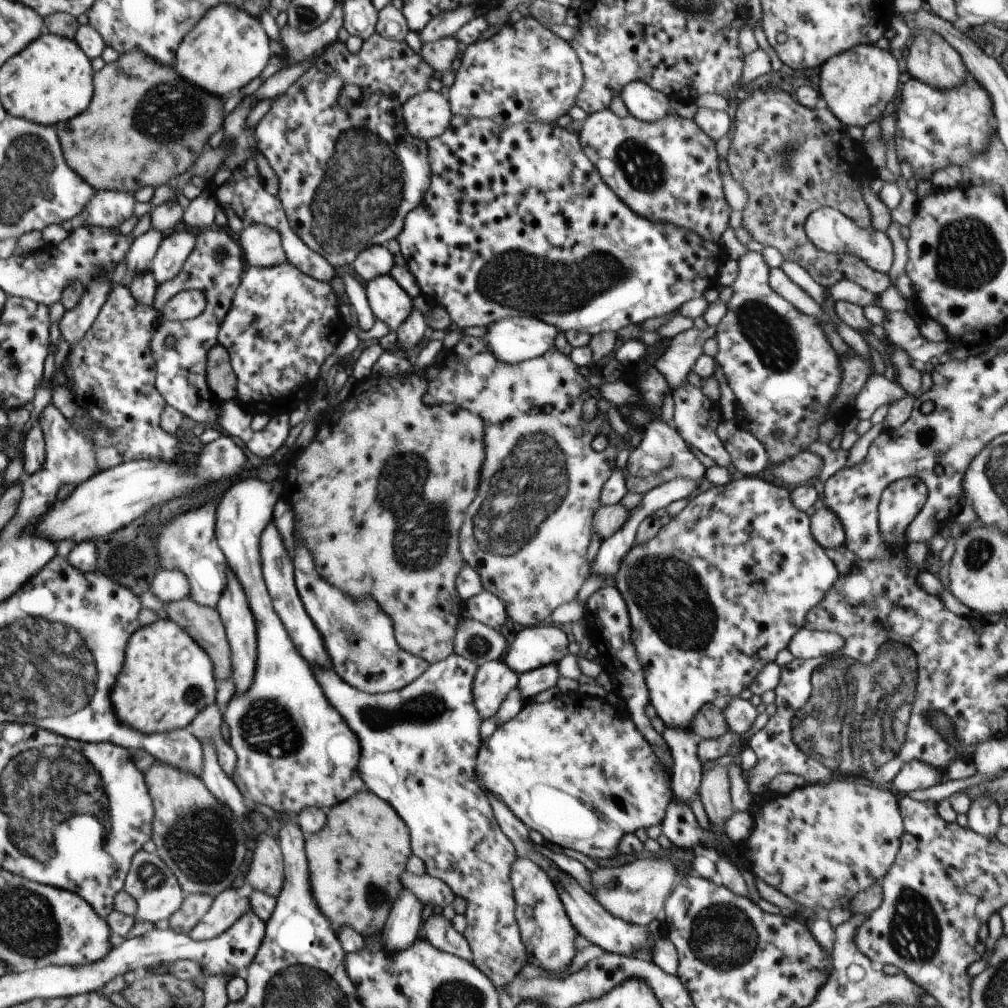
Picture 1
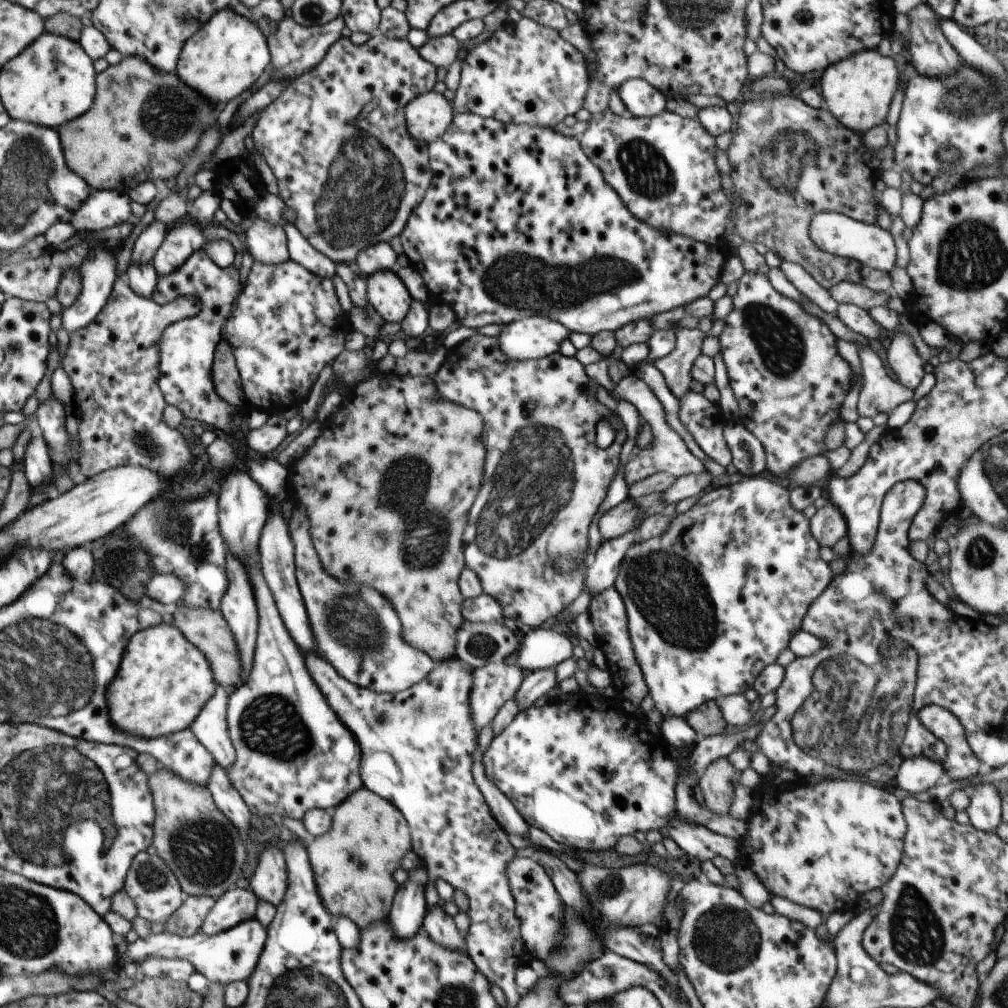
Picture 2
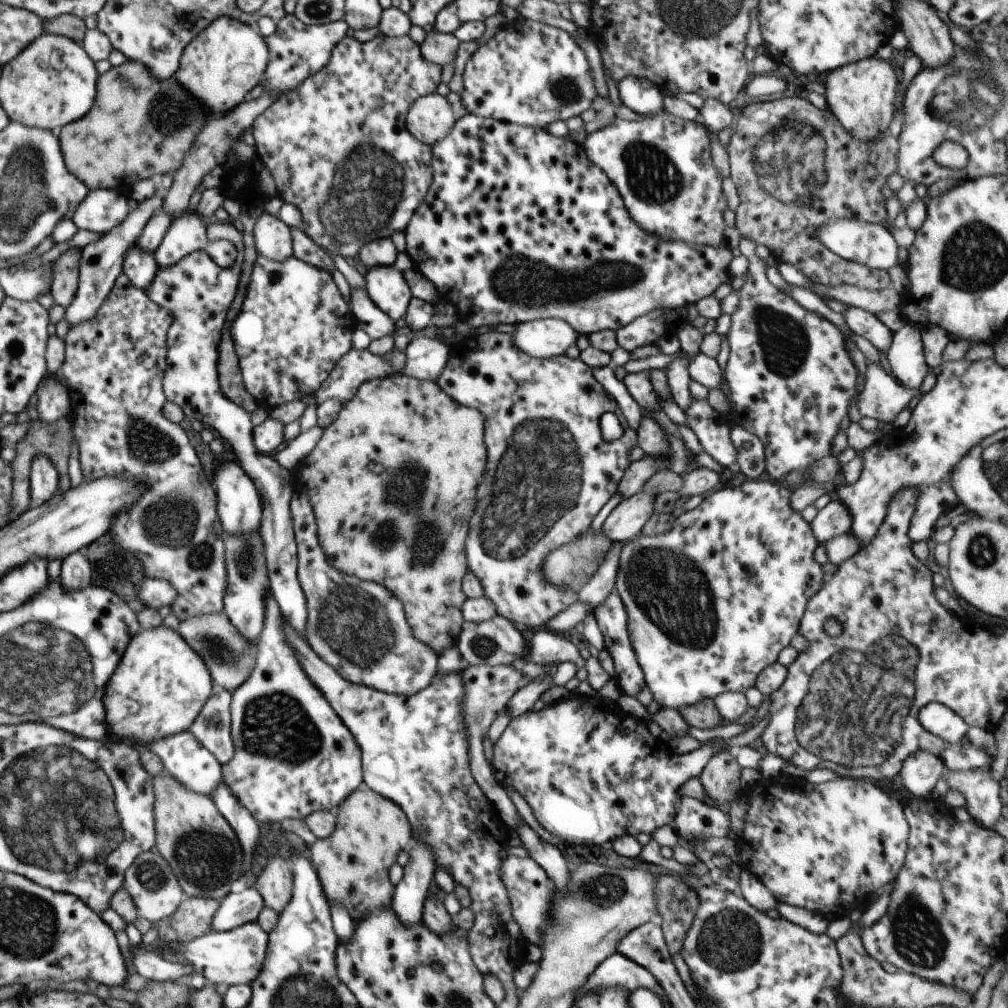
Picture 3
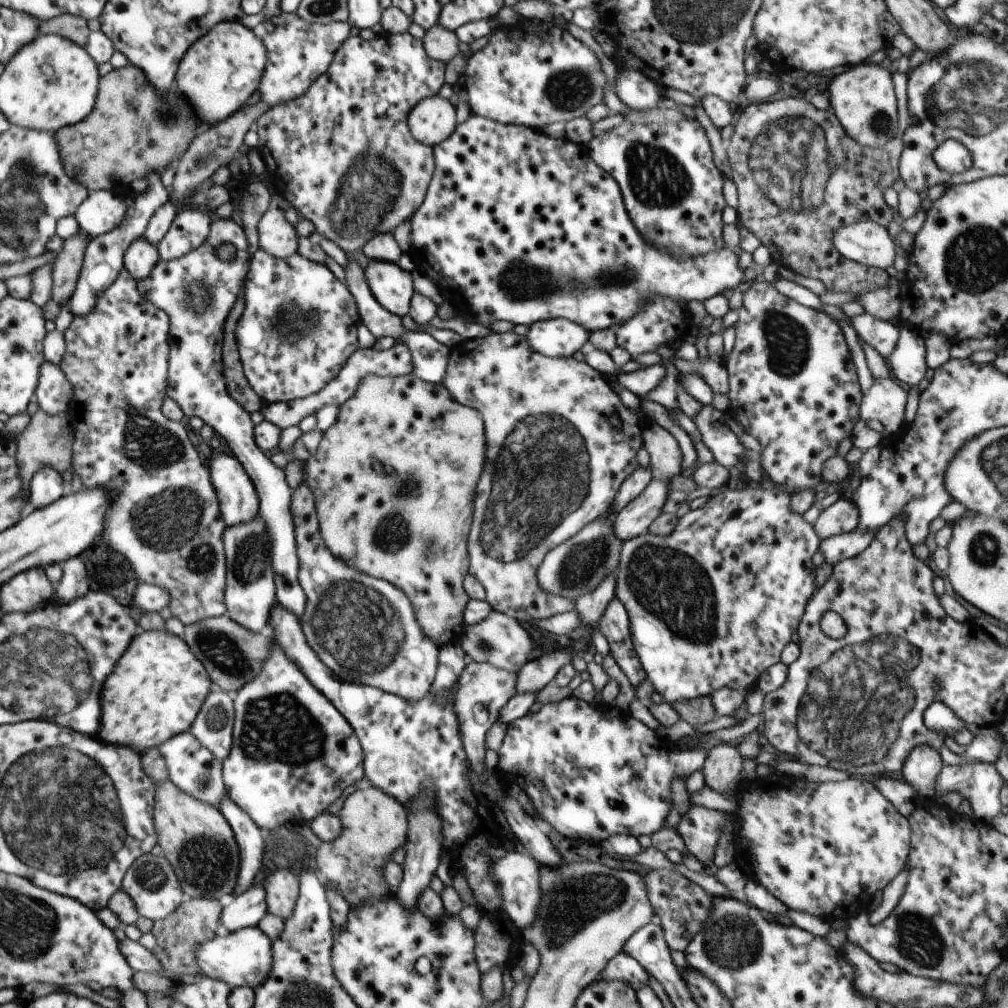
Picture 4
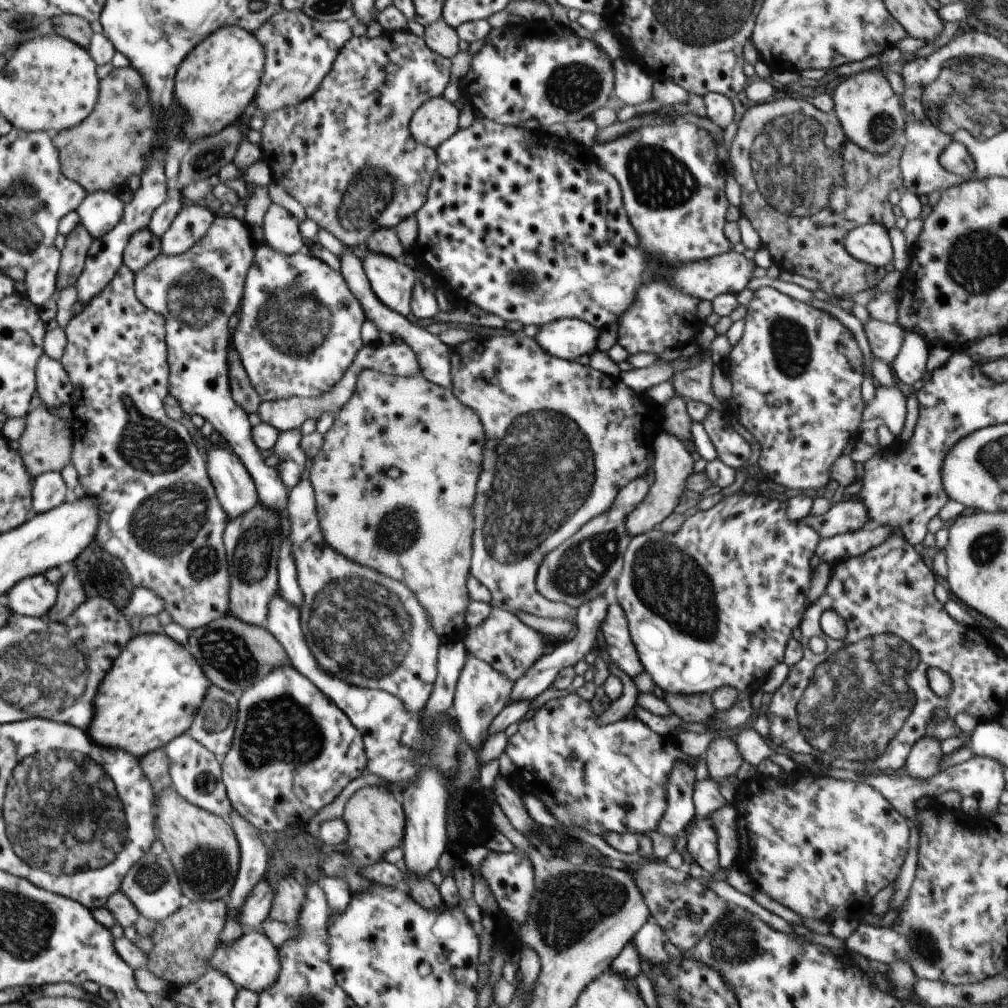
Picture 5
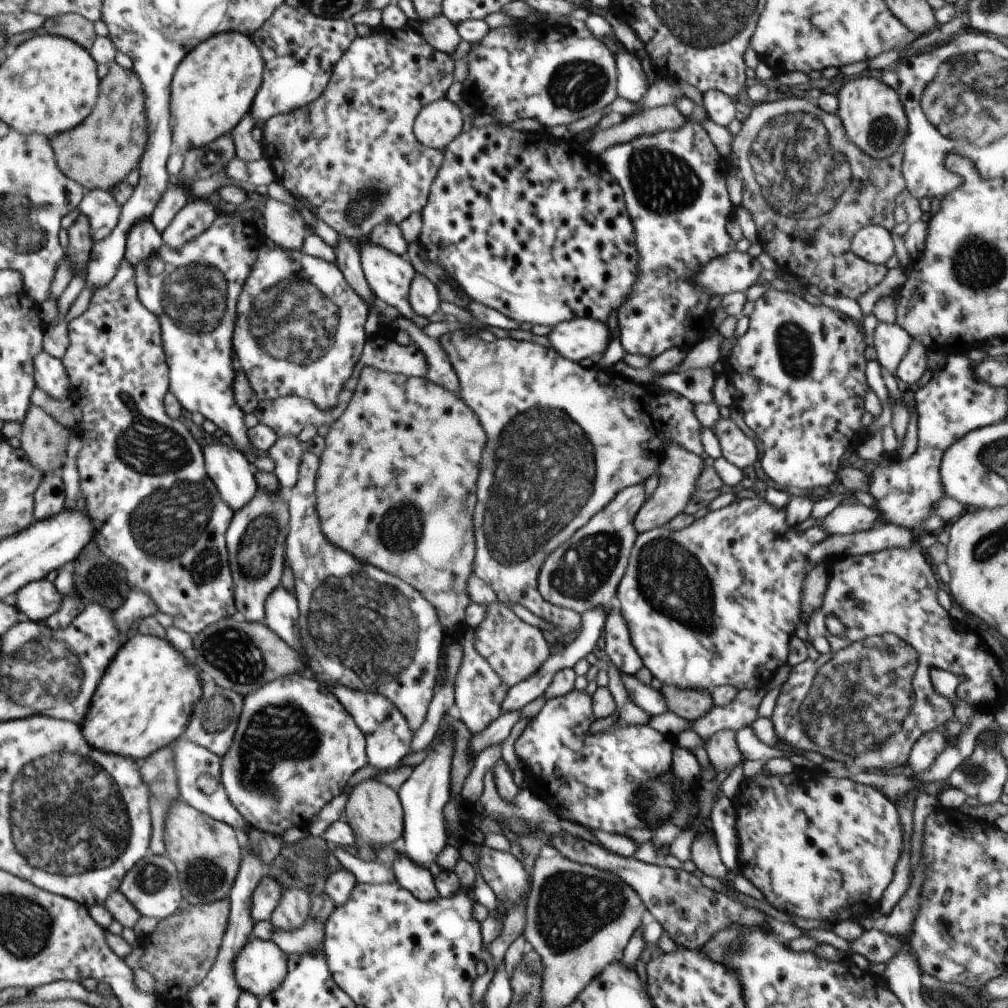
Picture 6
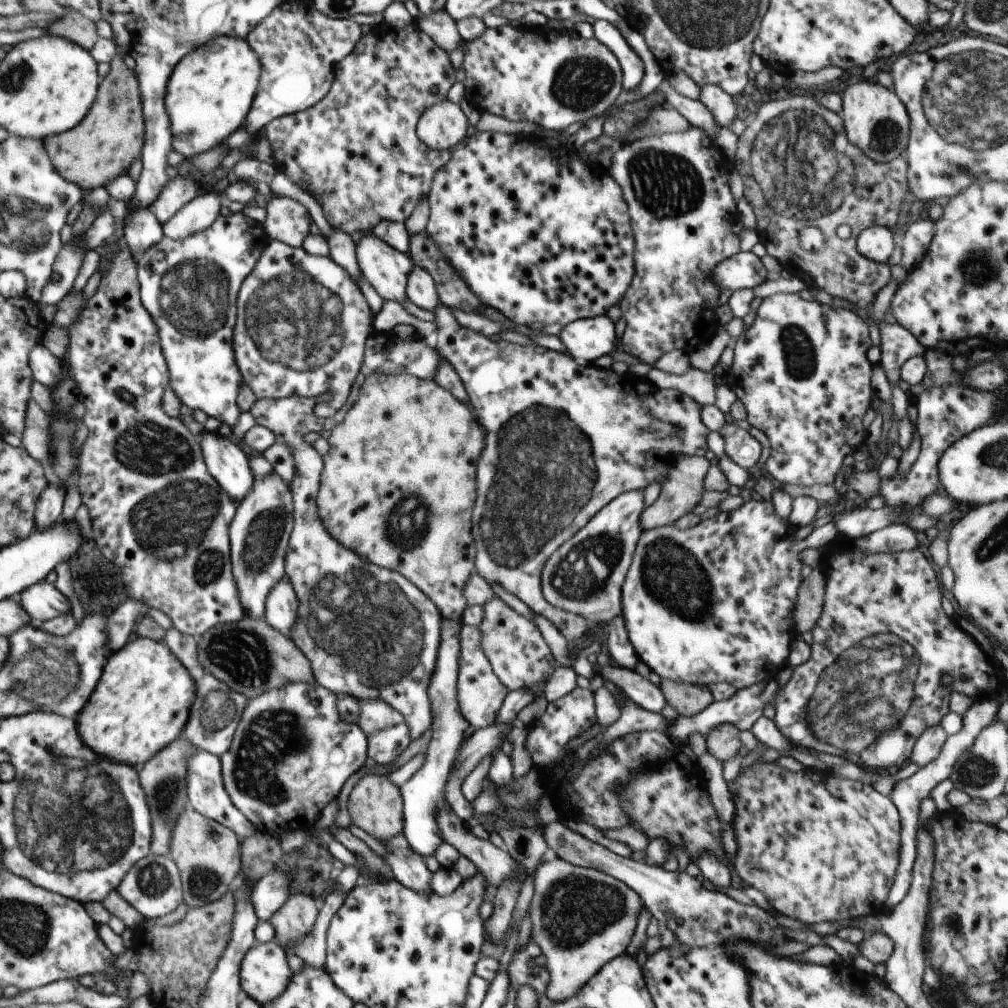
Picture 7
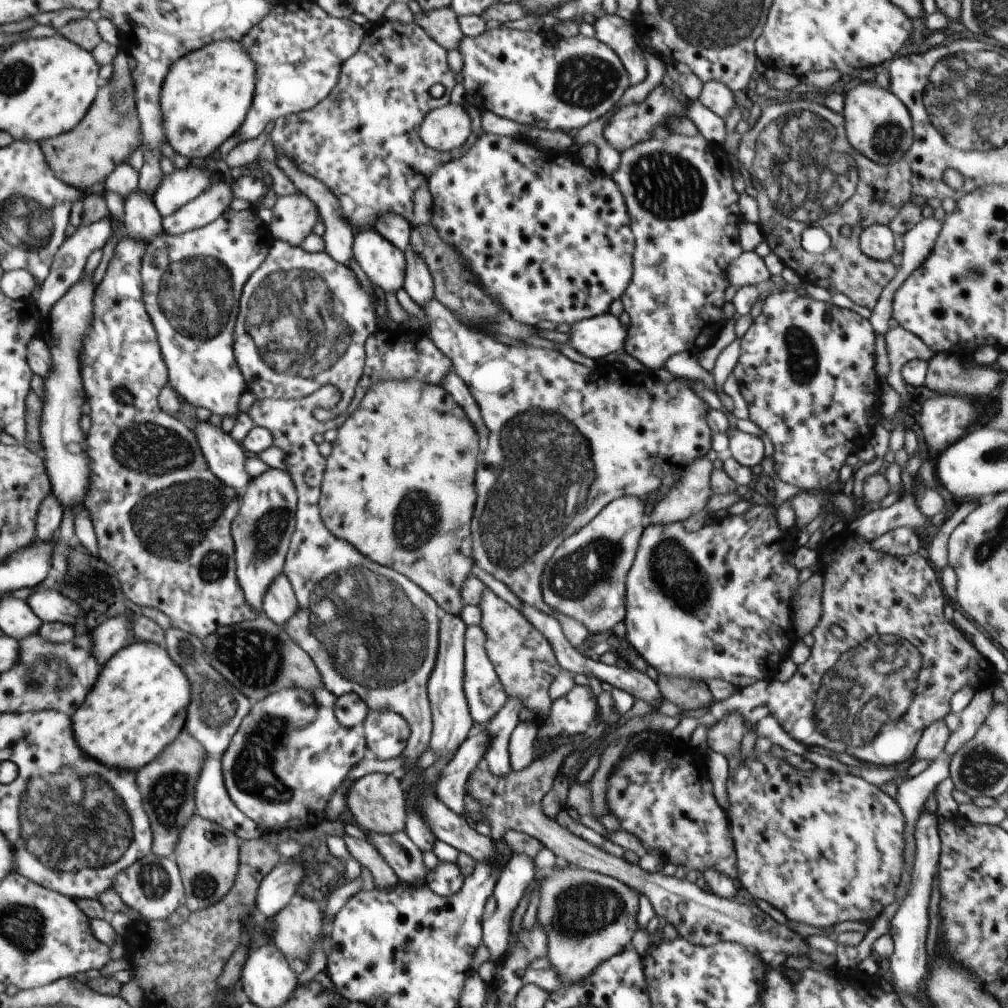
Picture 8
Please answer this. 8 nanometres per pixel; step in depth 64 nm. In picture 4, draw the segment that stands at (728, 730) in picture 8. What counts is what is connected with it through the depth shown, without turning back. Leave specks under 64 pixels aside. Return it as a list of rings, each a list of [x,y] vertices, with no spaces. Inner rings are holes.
[[[718,744],[708,751],[704,762],[704,784],[722,796],[730,797],[732,790],[740,785],[738,776],[743,770],[743,759],[738,747]]]

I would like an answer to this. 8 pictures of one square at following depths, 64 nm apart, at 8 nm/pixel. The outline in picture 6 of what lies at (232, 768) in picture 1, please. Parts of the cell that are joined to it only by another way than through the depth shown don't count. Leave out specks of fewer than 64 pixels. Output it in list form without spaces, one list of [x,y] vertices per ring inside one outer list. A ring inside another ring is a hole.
[[[203,679],[203,696],[195,705],[194,716],[187,731],[179,738],[192,740],[195,744],[206,748],[223,758],[224,754],[232,747],[236,728],[240,719],[243,697],[232,690],[224,689],[215,684],[211,679]]]

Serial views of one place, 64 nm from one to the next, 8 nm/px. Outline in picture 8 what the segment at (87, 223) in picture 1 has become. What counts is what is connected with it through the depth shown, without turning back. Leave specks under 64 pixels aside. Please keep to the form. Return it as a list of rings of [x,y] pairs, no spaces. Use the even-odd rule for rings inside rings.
[[[109,216],[94,224],[78,227],[78,230],[76,230],[76,232],[74,232],[74,234],[72,234],[57,251],[54,262],[52,262],[50,268],[50,274],[48,274],[48,278],[42,282],[40,292],[38,292],[38,296],[35,300],[40,315],[43,318],[48,318],[52,306],[55,306],[56,302],[64,297],[66,292],[81,279],[84,272],[84,266],[86,262],[88,262],[90,254],[96,250],[102,249],[106,242],[111,238],[113,232],[111,220],[112,218]]]

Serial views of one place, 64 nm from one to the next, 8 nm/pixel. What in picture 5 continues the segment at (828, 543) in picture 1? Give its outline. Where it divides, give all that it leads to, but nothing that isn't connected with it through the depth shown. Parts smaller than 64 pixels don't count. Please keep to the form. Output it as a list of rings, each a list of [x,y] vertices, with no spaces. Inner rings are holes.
[[[855,497],[845,498],[832,505],[826,513],[809,515],[802,518],[801,522],[814,528],[821,538],[852,533],[860,528],[869,527],[868,512]]]

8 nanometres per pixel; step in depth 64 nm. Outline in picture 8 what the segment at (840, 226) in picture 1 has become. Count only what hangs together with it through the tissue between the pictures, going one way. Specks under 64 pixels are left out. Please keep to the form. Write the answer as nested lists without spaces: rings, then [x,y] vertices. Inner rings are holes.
[[[881,222],[872,224],[860,234],[859,246],[861,252],[869,258],[878,261],[891,260],[895,253],[893,231]]]

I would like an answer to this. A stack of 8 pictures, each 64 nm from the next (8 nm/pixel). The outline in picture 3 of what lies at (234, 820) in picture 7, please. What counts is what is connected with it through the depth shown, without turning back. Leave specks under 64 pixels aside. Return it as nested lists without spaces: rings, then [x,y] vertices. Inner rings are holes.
[[[189,730],[163,738],[149,745],[134,743],[134,746],[140,750],[150,749],[155,752],[166,766],[165,772],[196,793],[208,795],[211,798],[213,792],[223,782],[224,768],[220,761],[216,760],[211,751],[205,745],[201,745],[200,741]]]

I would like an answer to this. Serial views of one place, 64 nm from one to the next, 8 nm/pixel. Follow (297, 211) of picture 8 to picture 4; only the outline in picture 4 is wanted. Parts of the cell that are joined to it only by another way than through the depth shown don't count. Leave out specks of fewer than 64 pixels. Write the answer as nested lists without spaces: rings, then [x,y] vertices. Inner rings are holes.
[[[278,207],[270,208],[257,225],[260,250],[268,256],[288,259],[298,251],[297,230]]]

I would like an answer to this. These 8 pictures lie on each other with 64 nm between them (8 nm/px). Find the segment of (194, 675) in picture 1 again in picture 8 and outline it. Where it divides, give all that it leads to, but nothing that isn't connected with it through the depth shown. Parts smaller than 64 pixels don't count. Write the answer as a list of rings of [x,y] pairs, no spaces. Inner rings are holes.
[[[151,641],[126,645],[104,664],[104,676],[71,717],[76,741],[84,754],[108,768],[140,771],[186,728],[193,695],[190,678],[163,645]]]

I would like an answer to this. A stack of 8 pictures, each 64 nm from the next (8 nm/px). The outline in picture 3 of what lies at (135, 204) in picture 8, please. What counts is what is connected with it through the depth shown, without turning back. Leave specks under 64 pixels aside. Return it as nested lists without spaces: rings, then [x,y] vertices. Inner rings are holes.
[[[134,243],[127,250],[123,260],[123,272],[130,277],[136,288],[145,292],[158,269],[159,264],[155,256],[146,252],[140,245]]]

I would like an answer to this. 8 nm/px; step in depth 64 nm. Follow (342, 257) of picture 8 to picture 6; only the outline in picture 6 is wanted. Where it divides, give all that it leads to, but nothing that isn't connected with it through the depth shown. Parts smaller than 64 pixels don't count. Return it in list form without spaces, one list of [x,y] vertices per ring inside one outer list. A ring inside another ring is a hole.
[[[339,238],[336,248],[333,248],[336,254],[337,268],[342,272],[345,280],[350,284],[350,288],[361,296],[366,302],[368,308],[372,308],[374,303],[374,294],[370,290],[370,286],[366,281],[364,272],[362,271],[359,251],[351,240],[347,238]]]

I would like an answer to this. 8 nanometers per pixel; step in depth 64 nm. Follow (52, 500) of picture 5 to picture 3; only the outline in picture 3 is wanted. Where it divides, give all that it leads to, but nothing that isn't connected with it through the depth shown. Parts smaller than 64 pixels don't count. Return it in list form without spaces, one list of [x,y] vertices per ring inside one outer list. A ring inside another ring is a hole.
[[[36,456],[31,464],[30,471],[30,508],[48,502],[60,492],[56,467],[46,456]]]

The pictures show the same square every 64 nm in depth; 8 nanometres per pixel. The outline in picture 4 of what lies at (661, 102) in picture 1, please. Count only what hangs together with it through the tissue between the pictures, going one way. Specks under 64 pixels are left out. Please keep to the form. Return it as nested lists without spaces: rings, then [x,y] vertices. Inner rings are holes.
[[[618,70],[614,92],[630,110],[644,111],[658,108],[661,92],[658,84],[640,70]]]

